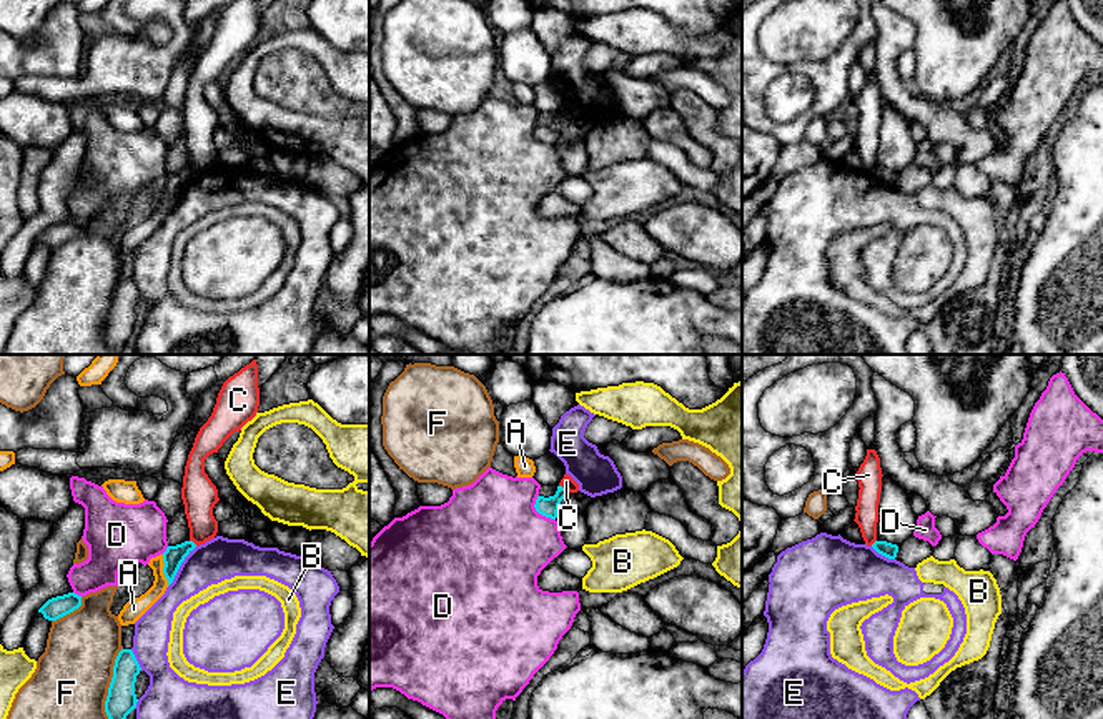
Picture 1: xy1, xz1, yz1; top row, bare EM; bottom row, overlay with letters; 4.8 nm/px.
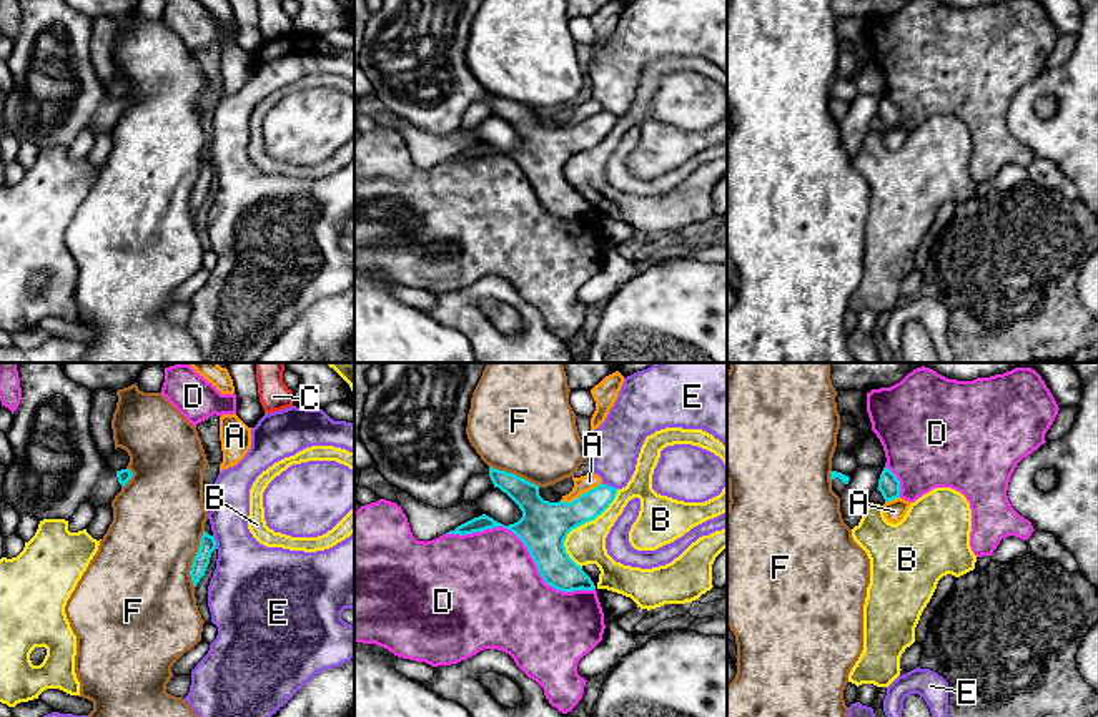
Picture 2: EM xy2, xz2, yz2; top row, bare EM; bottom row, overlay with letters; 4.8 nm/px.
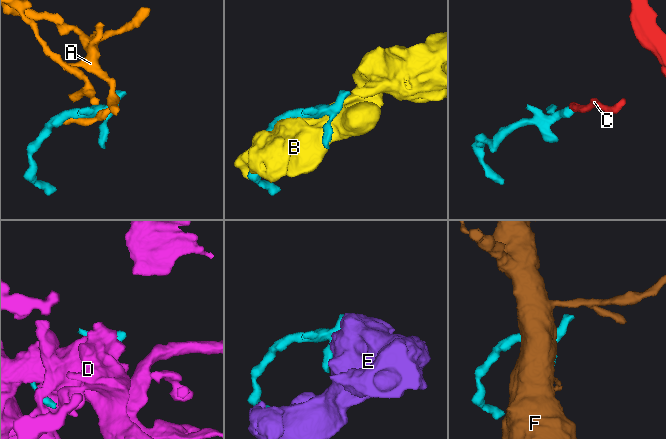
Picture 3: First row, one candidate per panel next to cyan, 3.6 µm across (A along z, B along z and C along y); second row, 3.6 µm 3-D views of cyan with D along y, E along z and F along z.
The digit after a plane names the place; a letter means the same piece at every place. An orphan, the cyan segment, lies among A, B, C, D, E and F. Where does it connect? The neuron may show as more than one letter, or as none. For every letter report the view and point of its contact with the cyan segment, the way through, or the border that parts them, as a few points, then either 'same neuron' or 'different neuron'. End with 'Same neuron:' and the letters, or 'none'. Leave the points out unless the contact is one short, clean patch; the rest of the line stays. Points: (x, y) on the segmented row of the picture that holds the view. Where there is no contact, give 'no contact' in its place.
A: xz2 (581, 494) | different neuron
B: xz2 (579, 524) | different neuron
C: xz1 (564, 488) | along xz1 (559, 485), (569, 491) | different neuron
D: xz2 (528, 549) | different neuron
E: xy1 (180, 565) | different neuron
F: xy1 (110, 683) | different neuron
Same neuron: none

